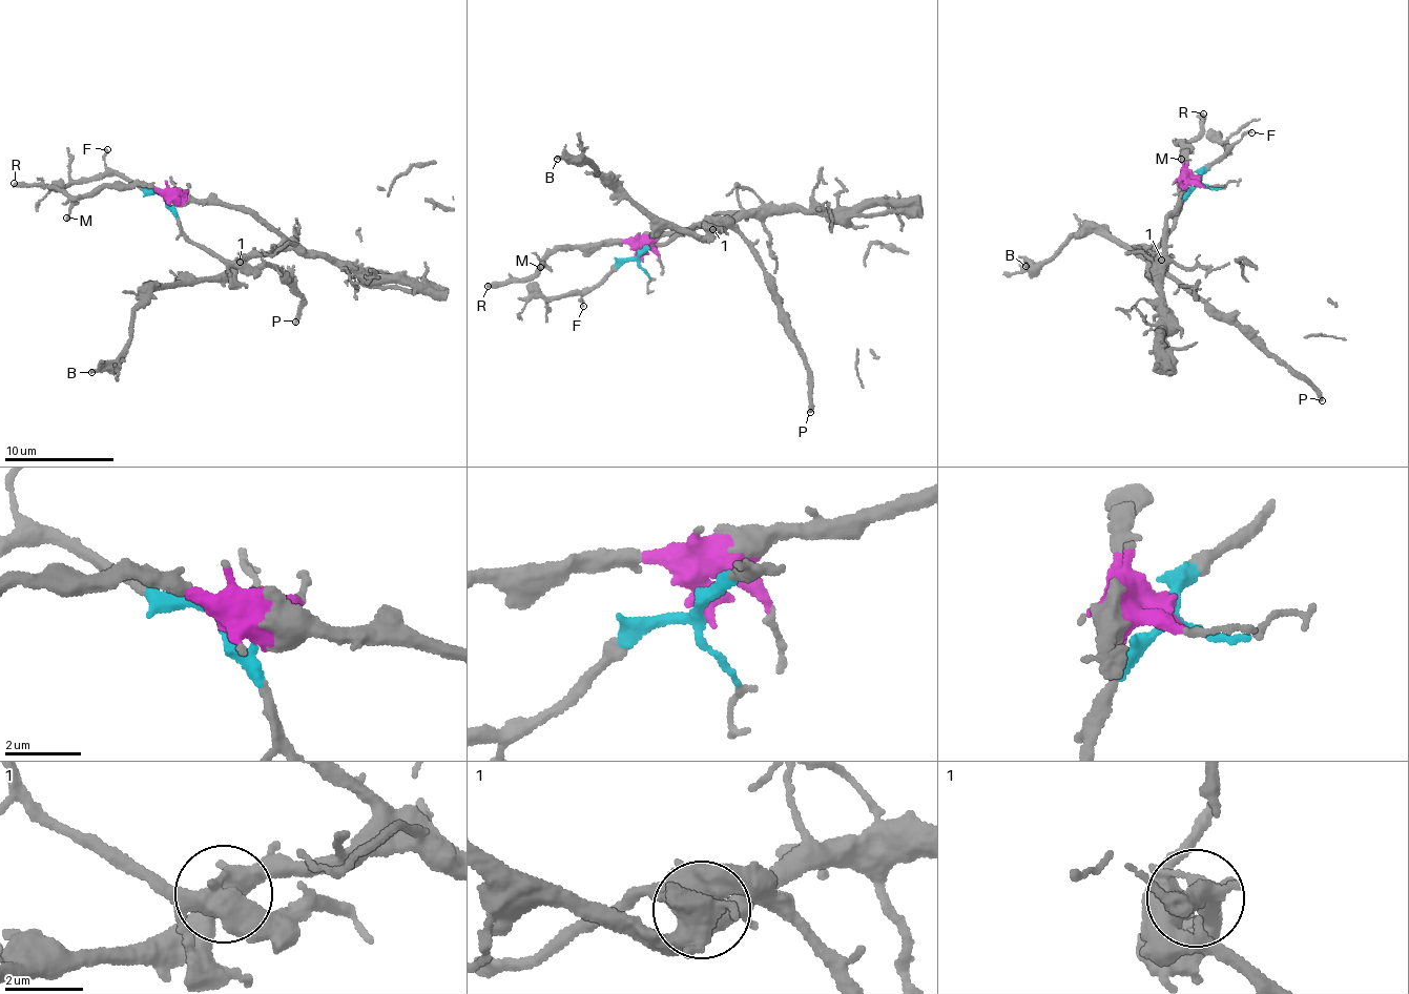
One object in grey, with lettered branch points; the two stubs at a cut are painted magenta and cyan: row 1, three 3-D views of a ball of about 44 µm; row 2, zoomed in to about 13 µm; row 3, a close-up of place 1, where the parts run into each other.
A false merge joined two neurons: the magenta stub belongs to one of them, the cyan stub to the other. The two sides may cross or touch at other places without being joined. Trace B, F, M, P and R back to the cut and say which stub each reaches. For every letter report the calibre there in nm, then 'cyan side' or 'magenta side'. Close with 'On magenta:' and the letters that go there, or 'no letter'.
B: calibre 280 nm; magenta side
F: calibre 150 nm; cyan side
M: calibre 160 nm; magenta side
P: calibre 320 nm; cyan side
R: calibre 360 nm; magenta side
On magenta: B, M, R

